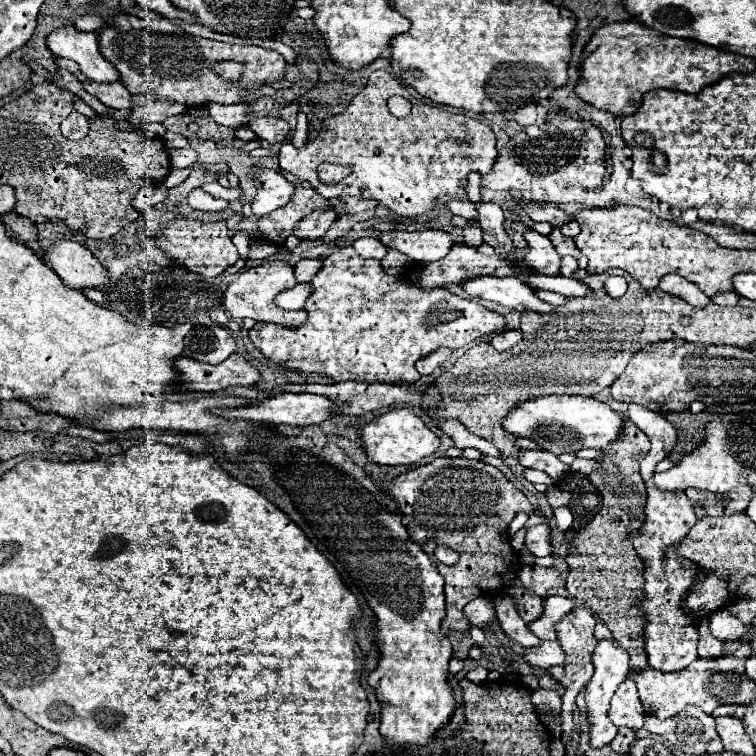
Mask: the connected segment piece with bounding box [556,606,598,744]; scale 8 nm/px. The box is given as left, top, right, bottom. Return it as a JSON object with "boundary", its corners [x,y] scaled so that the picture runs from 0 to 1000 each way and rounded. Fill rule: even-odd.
{"boundary":[[[765,802],[759,804],[738,828],[735,828],[735,839],[738,839],[738,849],[743,854],[743,860],[749,862],[749,881],[743,884],[743,897],[735,897],[746,910],[746,921],[743,921],[743,942],[741,942],[741,952],[743,952],[743,971],[741,971],[741,979],[746,984],[757,981],[757,966],[759,966],[759,955],[757,955],[757,942],[759,942],[759,934],[762,934],[762,918],[778,905],[778,899],[783,897],[786,892],[786,884],[783,884],[783,862],[791,852],[791,847],[786,844],[786,825],[788,825],[788,817],[786,812],[775,804],[775,802]]]}

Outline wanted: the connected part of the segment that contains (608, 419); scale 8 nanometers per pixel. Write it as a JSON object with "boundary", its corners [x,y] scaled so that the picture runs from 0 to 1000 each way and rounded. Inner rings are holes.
{"boundary":[[[714,524],[688,534],[664,558],[667,569],[675,574],[704,579],[717,595],[735,603],[746,598],[765,598],[767,593],[802,593],[820,579],[825,561],[828,553],[820,545],[810,542],[802,532],[778,524]]]}

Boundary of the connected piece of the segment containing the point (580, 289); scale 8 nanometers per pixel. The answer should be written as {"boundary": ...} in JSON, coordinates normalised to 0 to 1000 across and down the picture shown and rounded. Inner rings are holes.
{"boundary":[[[701,362],[696,373],[701,373],[701,378],[706,384],[733,384],[733,386],[749,389],[749,392],[780,392],[783,389],[783,381],[778,376],[759,370],[759,368],[746,368],[746,365],[720,368],[720,365]]]}

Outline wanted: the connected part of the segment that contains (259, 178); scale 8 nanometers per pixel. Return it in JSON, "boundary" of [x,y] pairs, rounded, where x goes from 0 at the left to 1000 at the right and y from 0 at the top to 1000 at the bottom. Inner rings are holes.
{"boundary":[[[333,222],[331,225],[339,235],[341,257],[333,267],[333,280],[339,286],[357,283],[365,275],[373,275],[378,267],[384,267],[389,257],[389,243],[378,238],[373,230],[354,225],[354,222]]]}

